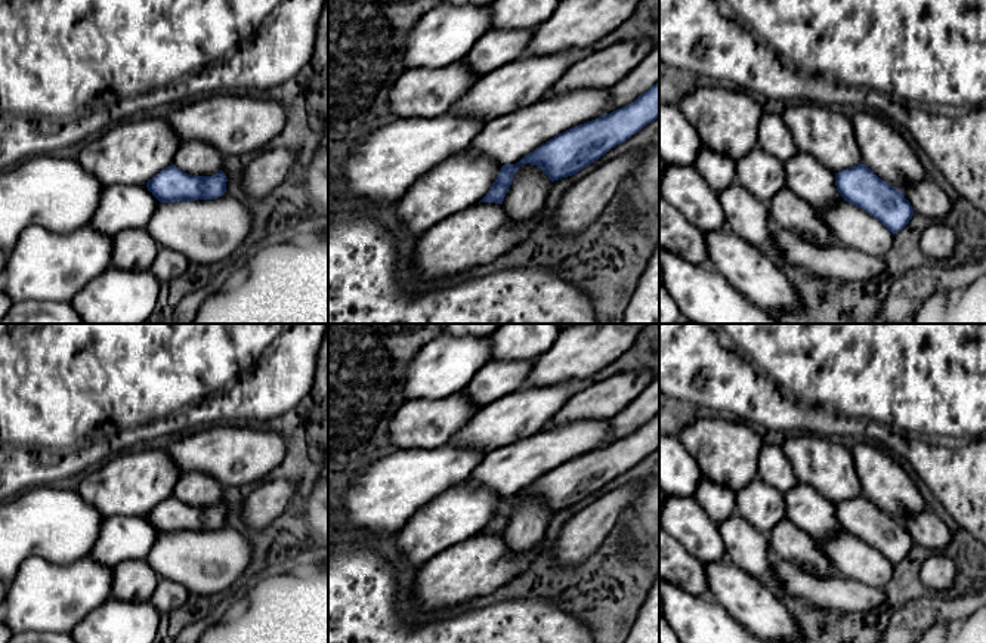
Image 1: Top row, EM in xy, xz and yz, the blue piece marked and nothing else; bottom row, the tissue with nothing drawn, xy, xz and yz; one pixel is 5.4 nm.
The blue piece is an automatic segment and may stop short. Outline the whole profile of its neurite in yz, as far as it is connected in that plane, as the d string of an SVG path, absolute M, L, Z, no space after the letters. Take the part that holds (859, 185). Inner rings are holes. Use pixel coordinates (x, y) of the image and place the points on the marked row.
M862 163L835 173L835 186L847 203L878 219L893 235L902 231L914 216L912 205L903 192Z

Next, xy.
M174 164L163 169L146 182L148 191L160 203L216 200L226 192L226 174L192 176Z

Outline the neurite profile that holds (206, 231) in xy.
M228 194L216 200L160 203L145 229L160 248L174 250L195 265L213 265L244 242L251 214Z

